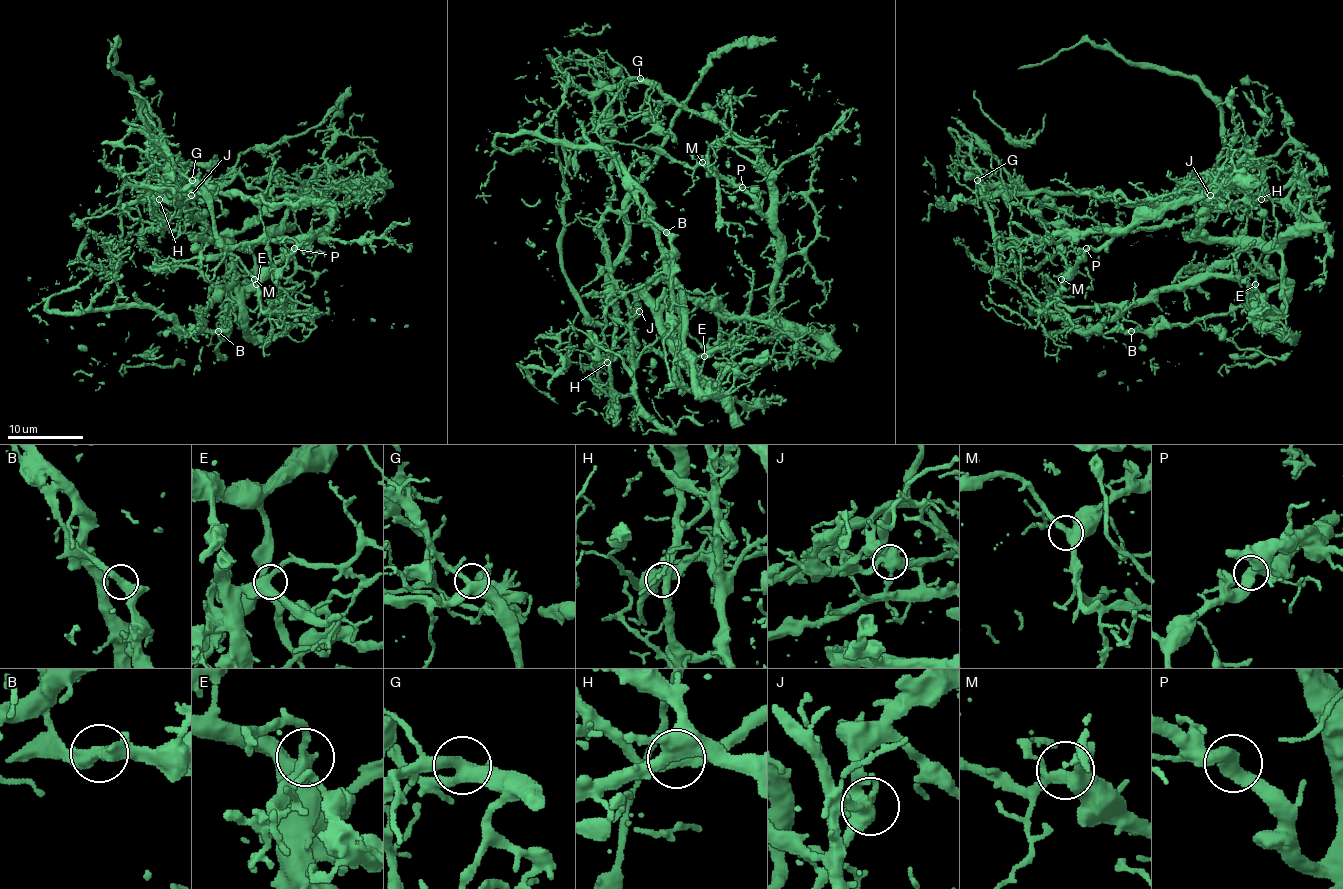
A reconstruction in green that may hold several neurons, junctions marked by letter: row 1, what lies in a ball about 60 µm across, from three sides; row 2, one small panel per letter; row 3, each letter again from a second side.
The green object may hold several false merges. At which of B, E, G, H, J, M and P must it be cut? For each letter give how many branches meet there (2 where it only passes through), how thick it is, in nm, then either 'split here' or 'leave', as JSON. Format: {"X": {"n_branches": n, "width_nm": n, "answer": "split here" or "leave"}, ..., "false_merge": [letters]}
{"B": {"n_branches": 2, "width_nm": 400, "answer": "split here"}, "E": {"n_branches": 3, "width_nm": 400, "answer": "leave"}, "G": {"n_branches": 4, "width_nm": 420, "answer": "leave"}, "H": {"n_branches": 2, "width_nm": 400, "answer": "leave"}, "J": {"n_branches": 4, "width_nm": 550, "answer": "split here"}, "M": {"n_branches": 4, "width_nm": 360, "answer": "leave"}, "P": {"n_branches": 2, "width_nm": 480, "answer": "leave"}, "false_merge": ["B", "J"]}

